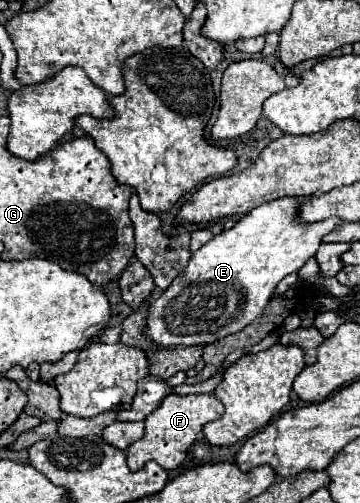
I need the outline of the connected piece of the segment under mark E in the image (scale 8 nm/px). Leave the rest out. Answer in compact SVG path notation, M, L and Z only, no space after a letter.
M278 199L252 209L232 229L192 253L186 269L172 285L150 301L144 337L162 347L206 345L232 335L262 315L276 285L316 255L322 237L338 227L340 219L302 225L296 221L298 199Z

